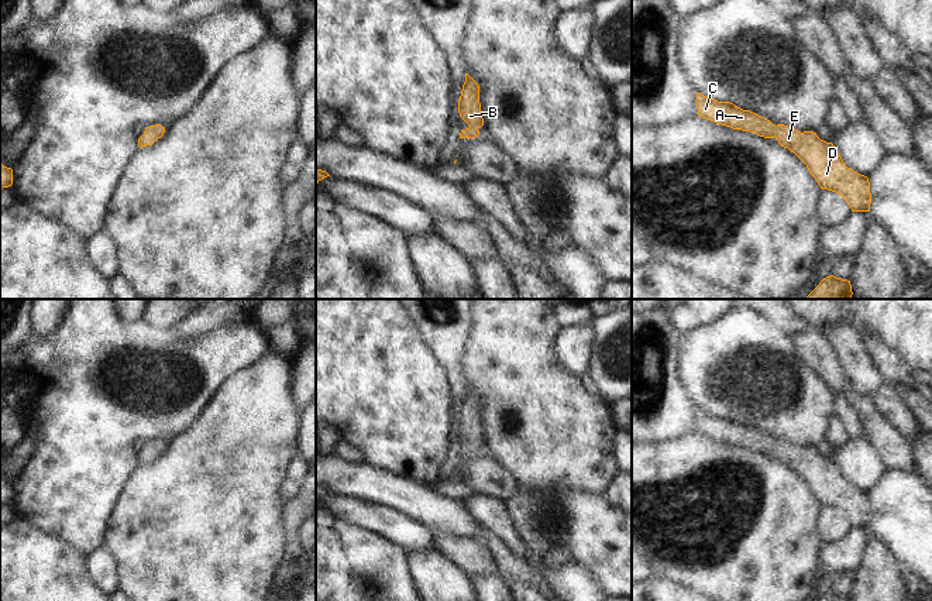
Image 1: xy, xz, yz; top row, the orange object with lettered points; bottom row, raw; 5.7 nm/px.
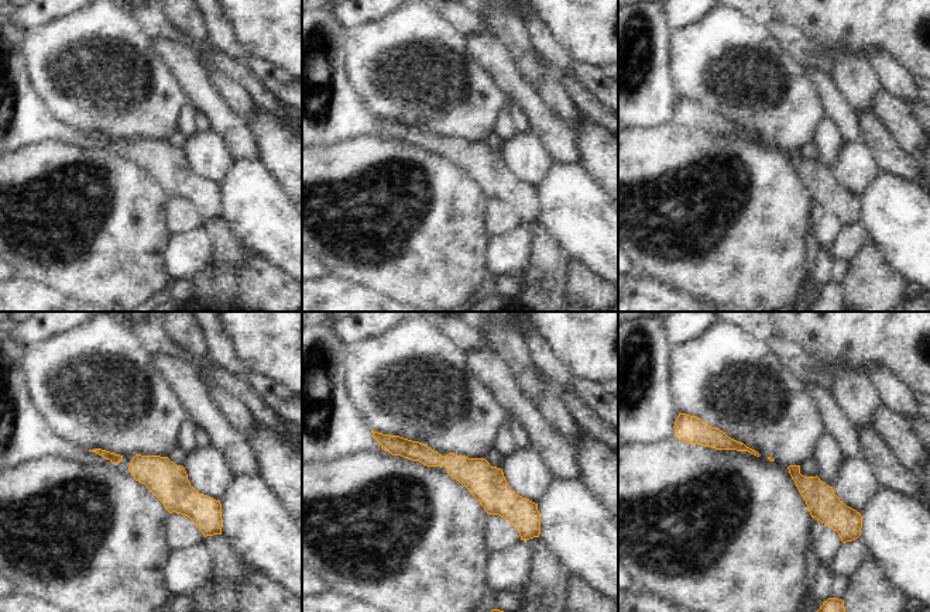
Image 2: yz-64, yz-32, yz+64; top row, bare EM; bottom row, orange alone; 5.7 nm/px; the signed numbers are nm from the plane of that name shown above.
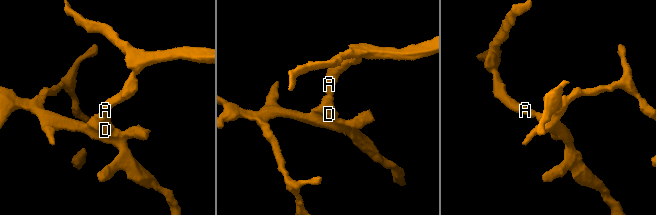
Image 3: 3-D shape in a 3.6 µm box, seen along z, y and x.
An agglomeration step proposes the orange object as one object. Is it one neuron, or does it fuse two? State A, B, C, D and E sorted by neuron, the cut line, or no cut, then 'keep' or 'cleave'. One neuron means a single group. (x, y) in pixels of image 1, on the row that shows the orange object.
A B C D E | no cut | keep

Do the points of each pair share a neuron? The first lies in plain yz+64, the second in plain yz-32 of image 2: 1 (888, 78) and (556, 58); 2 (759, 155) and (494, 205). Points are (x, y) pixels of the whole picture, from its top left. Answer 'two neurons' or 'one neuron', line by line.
1: one neuron
2: two neurons

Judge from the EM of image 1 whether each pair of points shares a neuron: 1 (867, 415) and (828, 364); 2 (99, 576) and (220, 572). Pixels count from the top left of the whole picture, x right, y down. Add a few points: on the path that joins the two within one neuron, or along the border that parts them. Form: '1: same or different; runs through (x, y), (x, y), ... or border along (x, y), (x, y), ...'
1: same; runs through (859, 402), (835, 377)
2: different; border along (105, 545), (114, 559), (119, 586)

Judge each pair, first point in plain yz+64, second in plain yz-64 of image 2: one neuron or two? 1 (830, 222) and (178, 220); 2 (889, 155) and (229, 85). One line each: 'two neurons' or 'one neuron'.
1: one neuron
2: two neurons

